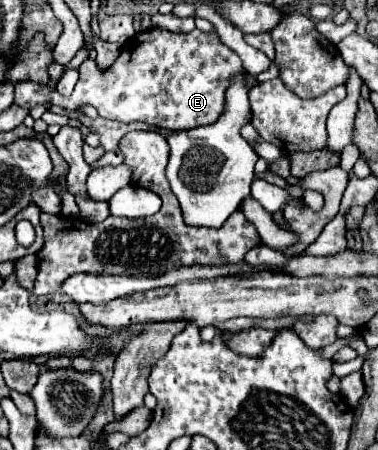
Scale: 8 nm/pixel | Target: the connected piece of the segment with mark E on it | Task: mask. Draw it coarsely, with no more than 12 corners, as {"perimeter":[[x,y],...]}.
{"perimeter":[[148,29],[74,93],[106,119],[219,118],[240,57],[216,33]]}

